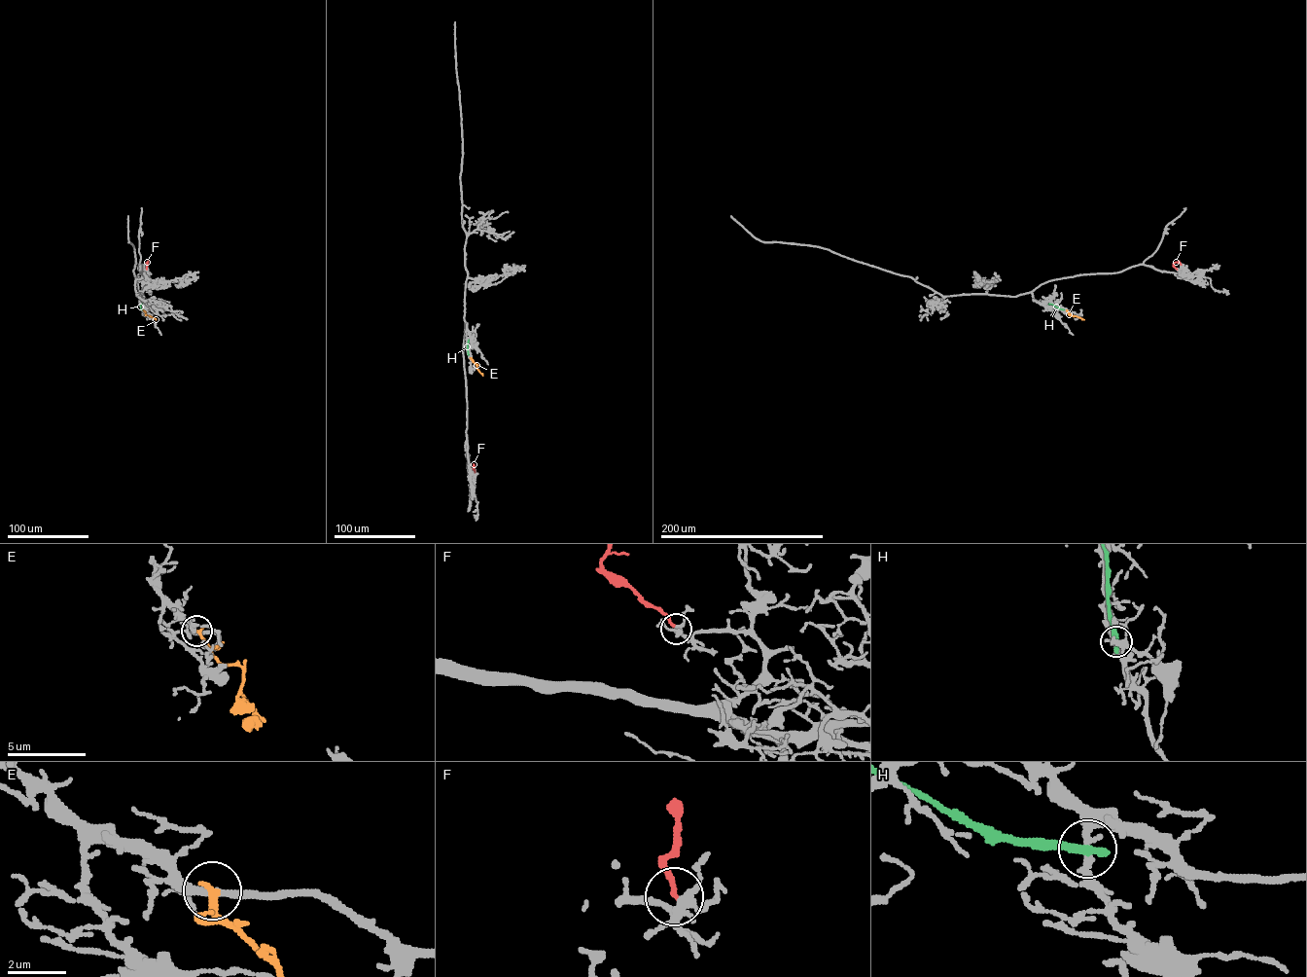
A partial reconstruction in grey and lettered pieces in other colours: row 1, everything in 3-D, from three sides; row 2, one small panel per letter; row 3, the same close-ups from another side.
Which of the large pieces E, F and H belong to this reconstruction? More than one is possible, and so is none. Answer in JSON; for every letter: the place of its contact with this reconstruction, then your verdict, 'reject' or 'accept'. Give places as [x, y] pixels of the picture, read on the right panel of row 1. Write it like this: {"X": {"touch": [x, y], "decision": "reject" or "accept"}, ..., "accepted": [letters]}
{"E": {"touch": [1067, 310], "decision": "reject"}, "F": {"touch": [1177, 269], "decision": "accept"}, "H": {"touch": [1063, 309], "decision": "reject"}, "accepted": ["F"]}

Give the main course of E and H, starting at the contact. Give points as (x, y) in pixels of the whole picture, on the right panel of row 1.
E: (1067, 309), (1083, 319)
H: (1063, 309), (1048, 304)

